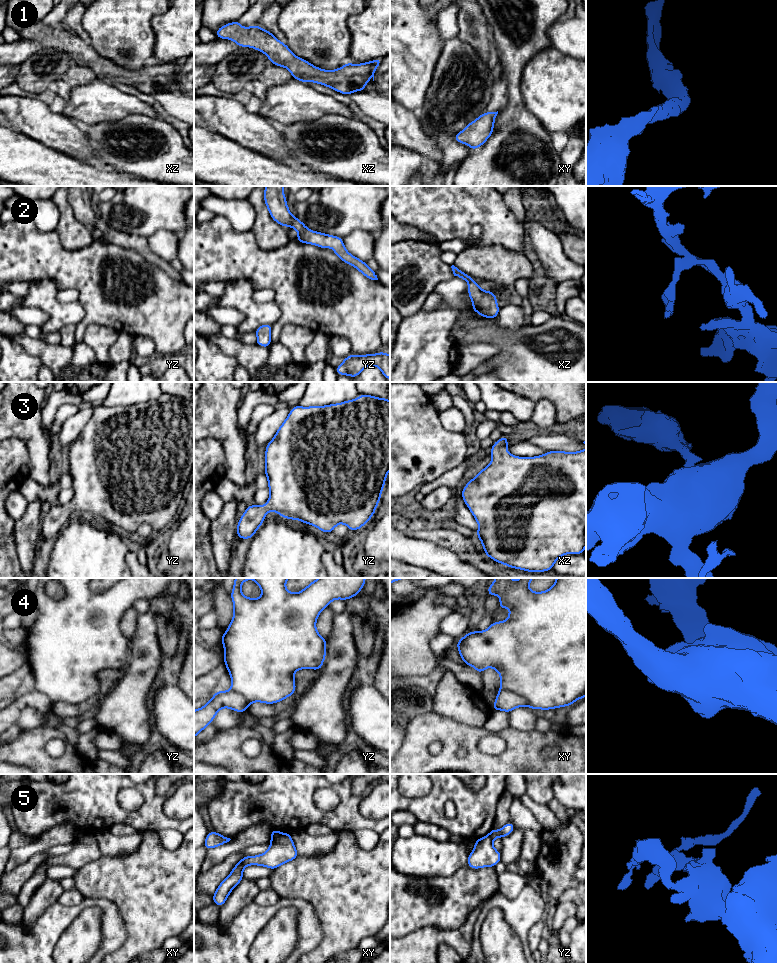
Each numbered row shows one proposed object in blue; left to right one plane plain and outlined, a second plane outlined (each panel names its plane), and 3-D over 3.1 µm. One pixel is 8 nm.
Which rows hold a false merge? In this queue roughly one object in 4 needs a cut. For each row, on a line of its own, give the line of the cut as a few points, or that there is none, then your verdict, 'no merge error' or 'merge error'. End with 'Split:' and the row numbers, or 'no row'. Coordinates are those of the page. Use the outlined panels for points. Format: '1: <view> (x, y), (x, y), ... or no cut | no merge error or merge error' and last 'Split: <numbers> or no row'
1: no cut | no merge error
2: no cut | no merge error
3: no cut | no merge error
4: xy (500, 689), (516, 692), (526, 700), (528, 705) | merge error
5: xy (281, 833), (271, 840) | merge error
Split: 4, 5

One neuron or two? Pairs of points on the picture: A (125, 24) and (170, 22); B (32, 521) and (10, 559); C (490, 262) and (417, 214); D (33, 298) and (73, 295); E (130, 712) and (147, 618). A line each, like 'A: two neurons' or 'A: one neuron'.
A: two neurons
B: two neurons
C: two neurons
D: two neurons
E: one neuron

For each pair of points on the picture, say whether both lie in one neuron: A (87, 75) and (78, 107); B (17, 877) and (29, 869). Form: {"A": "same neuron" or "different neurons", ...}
{"A": "different neurons", "B": "same neuron"}

